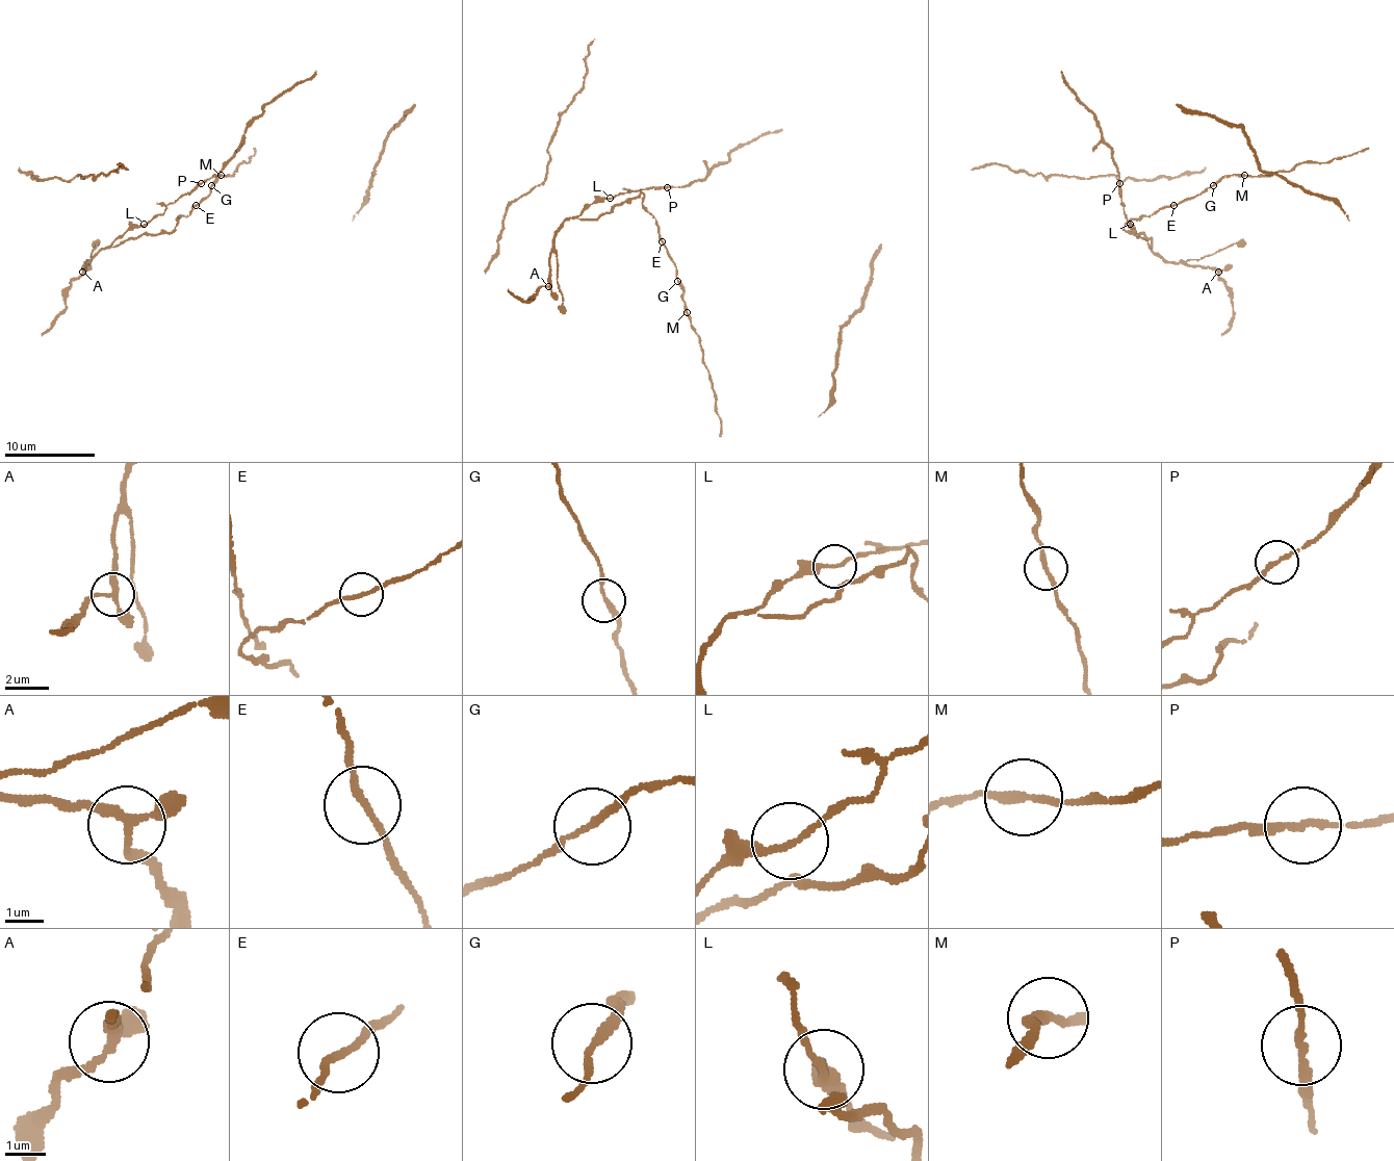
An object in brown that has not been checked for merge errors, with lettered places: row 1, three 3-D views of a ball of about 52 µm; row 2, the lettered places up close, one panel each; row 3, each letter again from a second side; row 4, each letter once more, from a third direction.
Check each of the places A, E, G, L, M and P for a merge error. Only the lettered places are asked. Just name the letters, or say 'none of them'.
P

